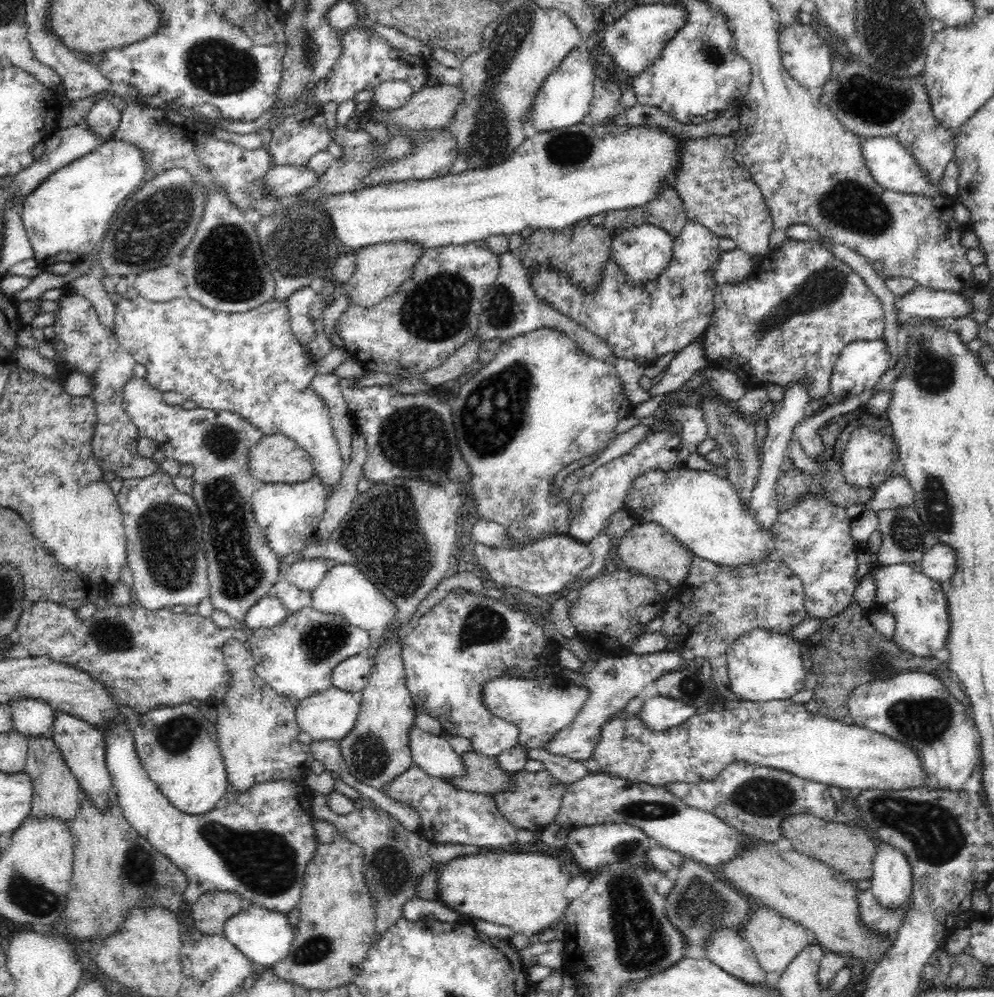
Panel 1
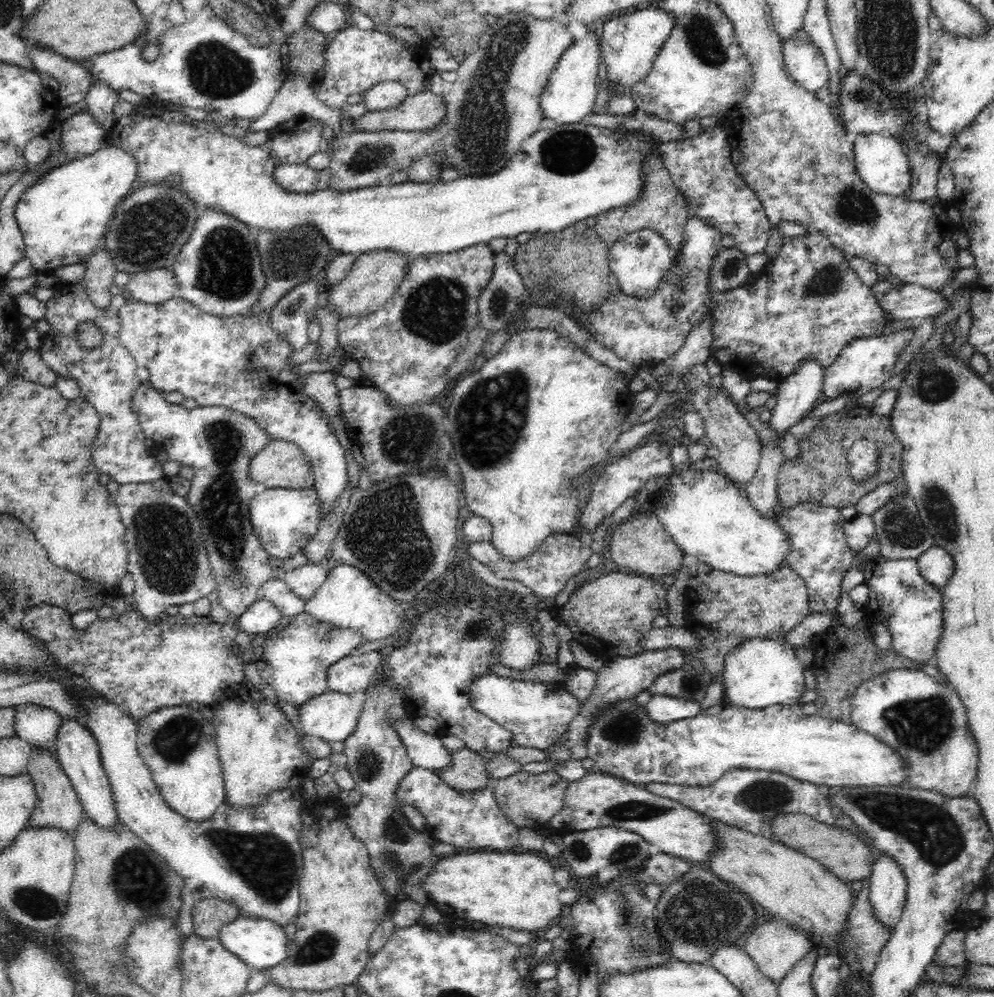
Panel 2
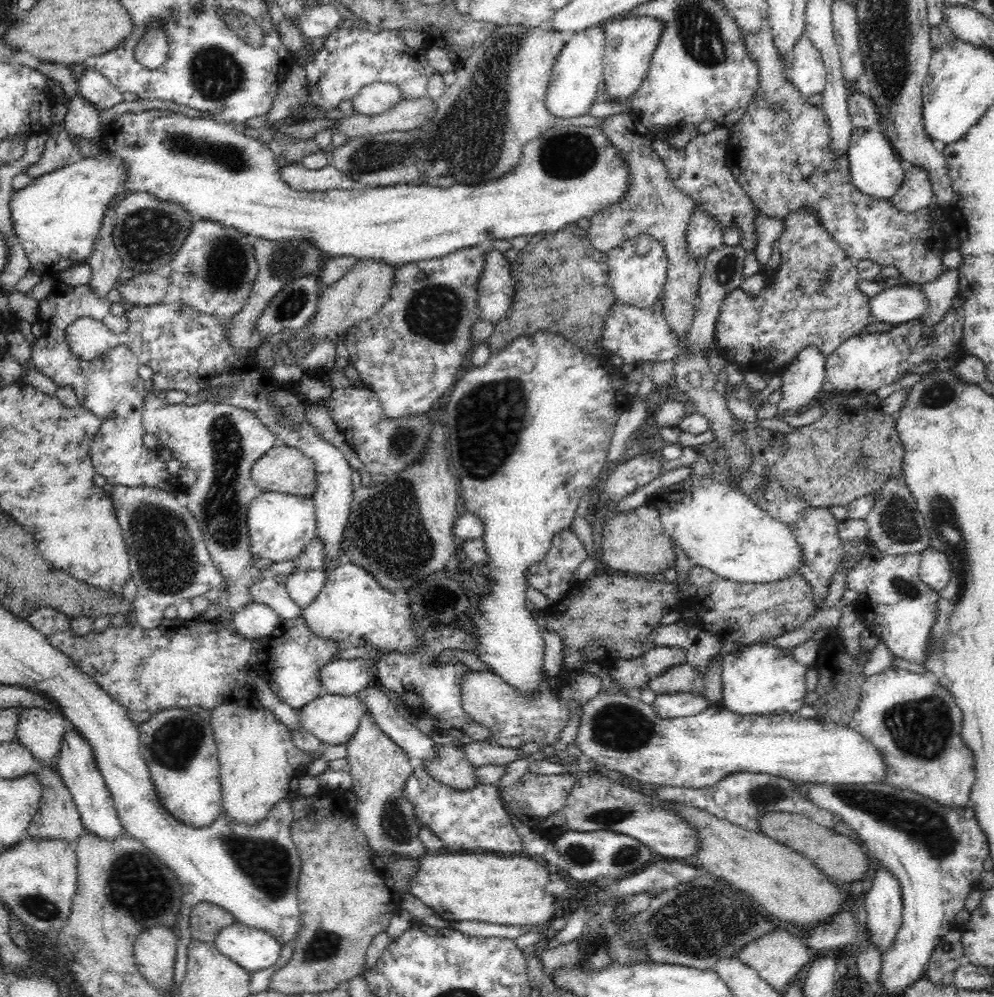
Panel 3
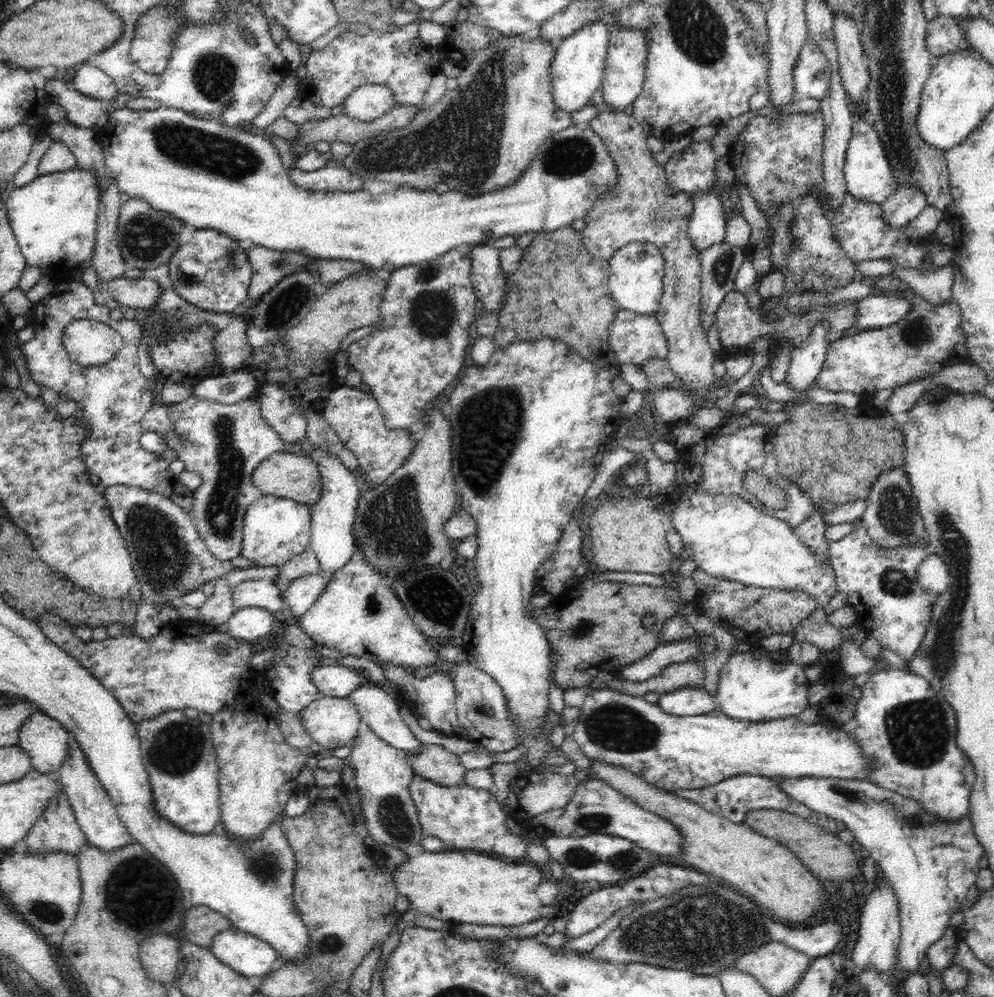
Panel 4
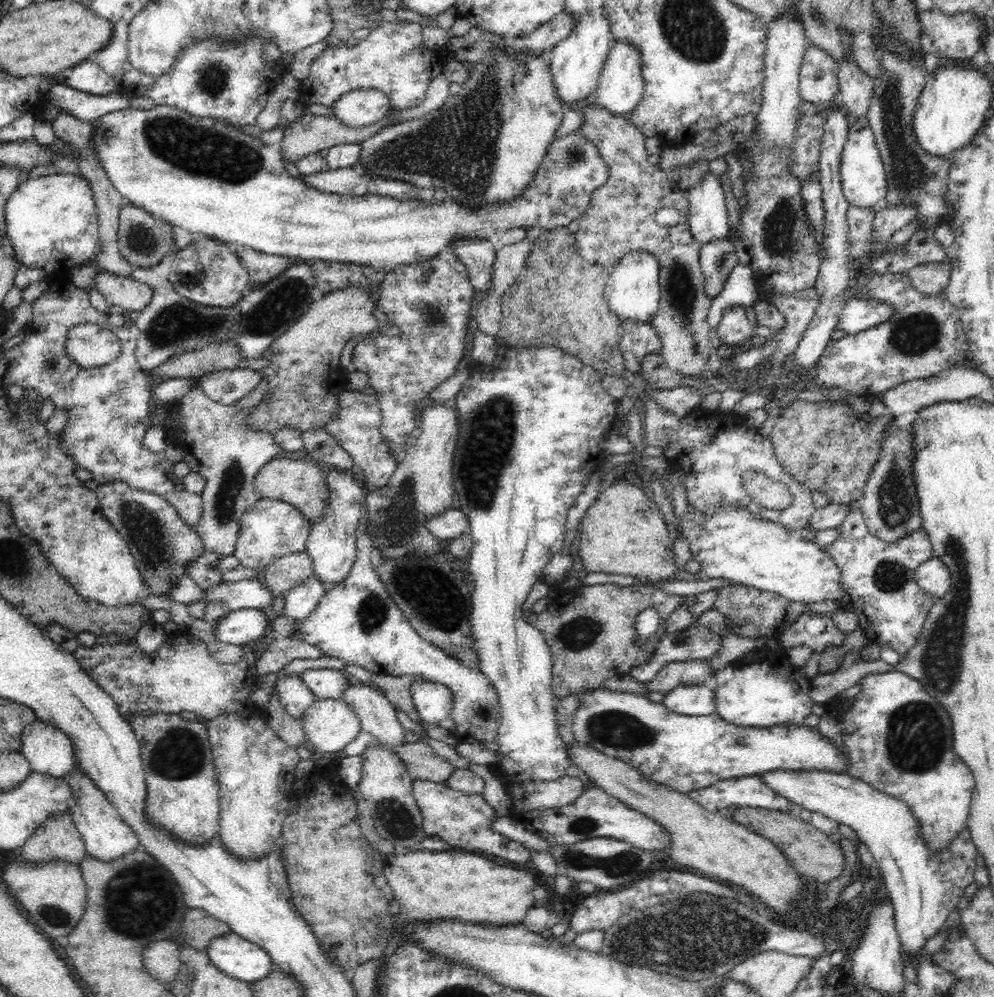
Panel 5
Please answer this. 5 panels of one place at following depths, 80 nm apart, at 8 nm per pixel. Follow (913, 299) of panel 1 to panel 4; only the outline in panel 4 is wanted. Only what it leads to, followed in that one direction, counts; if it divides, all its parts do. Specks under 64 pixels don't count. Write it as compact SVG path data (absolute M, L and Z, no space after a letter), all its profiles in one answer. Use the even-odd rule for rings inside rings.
M875 292L857 300L853 318L856 330L881 329L904 318L911 311L911 302L905 296L888 296Z

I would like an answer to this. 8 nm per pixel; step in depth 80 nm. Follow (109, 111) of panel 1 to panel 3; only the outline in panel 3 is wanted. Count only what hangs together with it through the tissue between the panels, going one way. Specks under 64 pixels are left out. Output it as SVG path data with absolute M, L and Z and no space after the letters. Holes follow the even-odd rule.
M87 69L78 82L79 94L90 101L98 112L122 102L122 93L96 70Z

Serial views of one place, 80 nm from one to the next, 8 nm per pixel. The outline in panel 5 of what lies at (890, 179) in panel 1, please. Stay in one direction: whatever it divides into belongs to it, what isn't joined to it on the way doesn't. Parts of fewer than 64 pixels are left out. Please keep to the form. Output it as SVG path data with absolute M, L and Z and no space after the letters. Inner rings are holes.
M866 116L851 122L839 163L841 187L849 206L874 208L884 200L887 193L887 175L875 141L875 134Z

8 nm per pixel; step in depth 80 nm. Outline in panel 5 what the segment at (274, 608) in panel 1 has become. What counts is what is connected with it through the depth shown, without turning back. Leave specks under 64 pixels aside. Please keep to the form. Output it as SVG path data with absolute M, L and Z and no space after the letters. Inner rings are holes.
M260 609L233 610L214 624L214 638L250 649L254 642L266 638L269 624Z

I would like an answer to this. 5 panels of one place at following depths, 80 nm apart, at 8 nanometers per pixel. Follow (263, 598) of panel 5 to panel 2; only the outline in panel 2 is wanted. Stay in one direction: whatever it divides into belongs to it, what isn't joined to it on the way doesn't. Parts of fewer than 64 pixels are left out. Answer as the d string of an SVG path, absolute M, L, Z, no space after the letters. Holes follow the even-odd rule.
M282 578L268 579L262 584L261 592L263 598L272 602L282 616L294 617L305 611L307 601L294 594Z

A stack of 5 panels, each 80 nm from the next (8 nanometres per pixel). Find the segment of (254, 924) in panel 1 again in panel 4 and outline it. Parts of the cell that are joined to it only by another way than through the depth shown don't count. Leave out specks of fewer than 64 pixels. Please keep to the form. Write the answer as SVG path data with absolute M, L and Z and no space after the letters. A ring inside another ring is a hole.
M233 927L217 934L209 948L228 968L253 980L268 975L278 958L268 942Z

